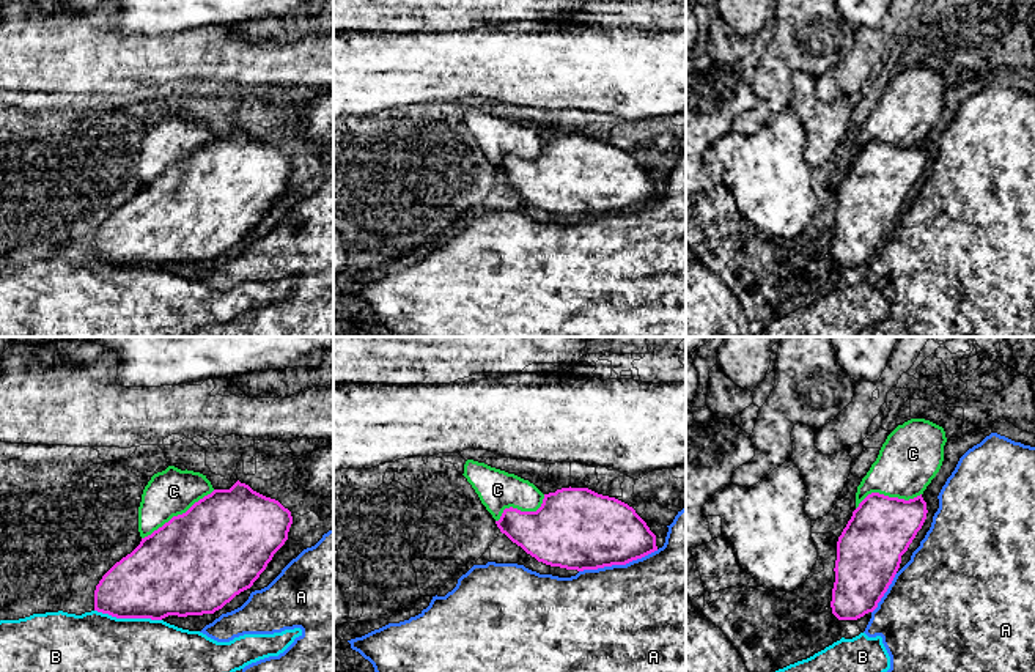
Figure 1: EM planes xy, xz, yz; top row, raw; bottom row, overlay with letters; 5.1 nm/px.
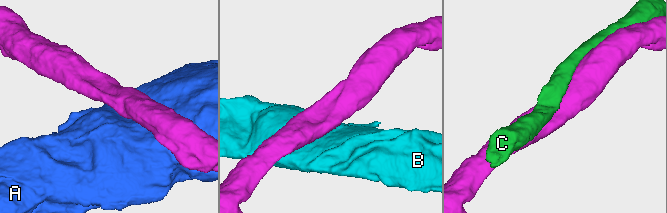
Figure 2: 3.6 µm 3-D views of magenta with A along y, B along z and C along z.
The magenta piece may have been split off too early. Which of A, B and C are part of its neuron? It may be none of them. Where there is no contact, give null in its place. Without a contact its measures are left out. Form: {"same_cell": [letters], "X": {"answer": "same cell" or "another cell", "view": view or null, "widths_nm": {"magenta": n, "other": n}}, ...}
{"same_cell": [], "A": {"answer": "another cell", "view": "xz", "widths_nm": {"magenta": 400, "other": 500}}, "B": {"answer": "another cell", "view": "xy", "widths_nm": {"magenta": 380, "other": 500}}, "C": {"answer": "another cell", "view": "xy", "widths_nm": {"magenta": 500, "other": 240}}}

